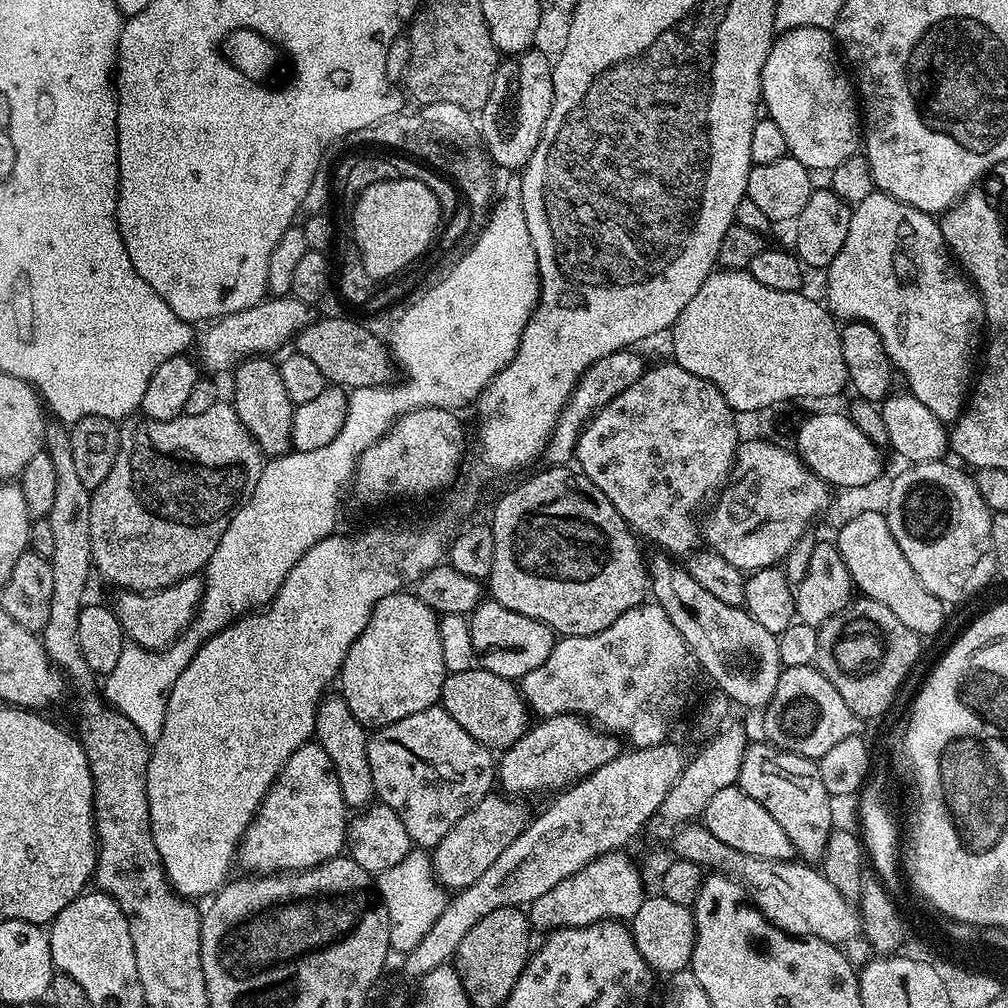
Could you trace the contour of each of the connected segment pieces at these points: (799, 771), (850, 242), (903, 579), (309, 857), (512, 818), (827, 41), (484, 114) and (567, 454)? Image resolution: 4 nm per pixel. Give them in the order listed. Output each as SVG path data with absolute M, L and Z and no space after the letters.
M752 742L742 758L738 787L750 794L754 802L770 810L774 822L778 822L778 826L786 830L786 838L790 838L790 842L796 847L797 857L808 862L816 862L823 857L826 842L834 827L834 800L828 795L826 786L822 786L822 774L817 761L776 748L767 742Z
M873 190L852 208L846 242L842 244L838 258L834 258L832 265L827 268L826 276L826 304L832 315L844 322L861 320L874 326L874 330L878 330L882 338L882 346L886 346L886 354L893 369L899 375L900 372L904 375L904 380L908 383L907 391L911 396L930 406L934 418L945 422L959 420L966 407L965 393L974 380L972 355L979 344L981 347L986 321L980 294L950 255L937 217L890 194Z
M864 513L858 517L852 517L850 522L846 522L835 533L834 543L842 554L846 562L846 570L850 570L850 578L853 585L858 589L861 597L882 602L882 606L887 606L892 613L897 616L910 630L914 630L916 635L921 638L927 636L936 636L944 628L944 610L946 604L930 594L922 582L918 580L918 575L914 574L913 567L907 562L906 557L902 554L901 547L894 540L894 535L890 532L890 526L882 513Z
M309 742L302 745L298 750L294 750L294 754L290 754L290 758L282 766L282 770L278 774L278 778L270 786L270 790L266 794L266 798L260 804L260 809L256 811L255 818L250 822L250 826L244 831L244 836L240 840L238 849L238 864L240 864L252 874L271 874L273 872L295 872L301 868L313 868L322 862L332 860L335 856L341 855L345 851L344 844L348 840L348 829L350 827L349 809L342 806L342 786L338 786L338 778L334 772L334 766L330 760L330 754L326 754L326 750L322 750L322 746L315 742Z
M489 794L482 798L460 819L438 842L435 848L431 849L432 871L436 873L437 880L448 890L461 890L478 881L483 873L495 861L498 856L520 834L530 821L530 813L523 799L513 798L507 794Z
M795 28L779 33L773 39L766 66L762 68L760 94L767 119L778 122L782 134L786 134L786 146L790 155L802 162L802 166L817 173L827 173L837 168L842 162L846 162L846 158L857 155L862 144L862 112L858 107L853 81L849 73L848 76L844 73L843 67L845 65L842 63L841 53L829 29Z
M529 50L505 59L496 70L490 98L478 116L482 147L497 169L520 170L534 154L554 102L553 61L544 52Z
M623 348L594 362L594 366L590 366L590 370L586 370L584 377L577 382L576 391L560 412L556 430L552 433L546 449L546 456L552 459L549 461L556 466L567 465L573 459L576 443L584 425L596 415L598 410L602 410L602 406L606 406L611 400L618 398L618 394L622 394L622 390L634 386L634 382L638 382L638 378L642 378L644 371L646 371L646 363L644 364L643 358L632 348Z

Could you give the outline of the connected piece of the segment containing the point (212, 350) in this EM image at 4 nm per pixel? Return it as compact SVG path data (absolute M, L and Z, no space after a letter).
M289 294L275 298L265 298L260 303L250 306L241 312L235 312L229 316L221 316L219 320L209 323L204 333L199 333L198 348L200 344L200 356L198 360L205 369L212 372L224 372L235 369L250 356L268 356L276 354L283 344L291 345L296 335L311 324L314 316L310 314L309 305L297 300Z

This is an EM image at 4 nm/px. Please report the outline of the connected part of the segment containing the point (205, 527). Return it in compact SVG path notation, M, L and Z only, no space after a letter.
M218 402L214 406L210 406L210 410L205 410L202 414L183 415L173 420L136 419L129 419L120 428L120 445L118 446L118 454L114 458L114 466L110 470L110 474L106 474L106 482L102 482L102 486L98 486L92 492L92 501L90 502L92 562L95 575L97 577L100 575L106 583L113 584L116 590L157 592L170 587L171 584L184 580L188 576L197 575L201 570L207 569L208 560L214 554L226 526L230 526L236 511L248 501L250 494L254 494L254 486L258 486L258 478L264 469L266 457L257 446L256 440L250 434L250 430L246 430L246 426L242 426L235 408L228 402Z

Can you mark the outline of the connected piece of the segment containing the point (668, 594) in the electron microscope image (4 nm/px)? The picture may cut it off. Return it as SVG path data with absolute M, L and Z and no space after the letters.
M656 554L647 561L648 578L650 581L650 596L654 603L669 615L674 627L685 639L696 659L699 669L708 674L709 678L719 687L717 688L731 703L738 703L757 710L767 707L772 700L774 690L778 686L778 678L783 672L783 664L778 658L778 642L770 630L765 630L759 622L749 614L748 609L741 606L726 606L726 602L714 598L710 590L698 586L683 563L677 562L667 554Z

